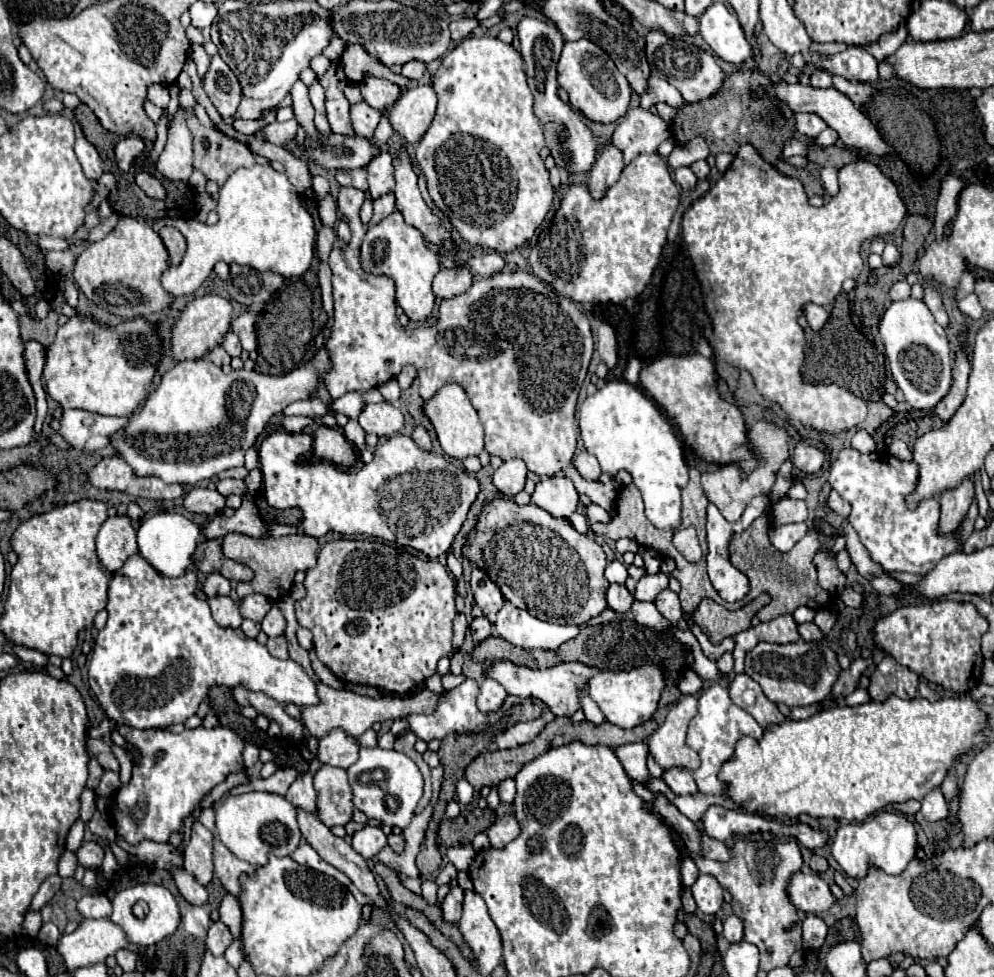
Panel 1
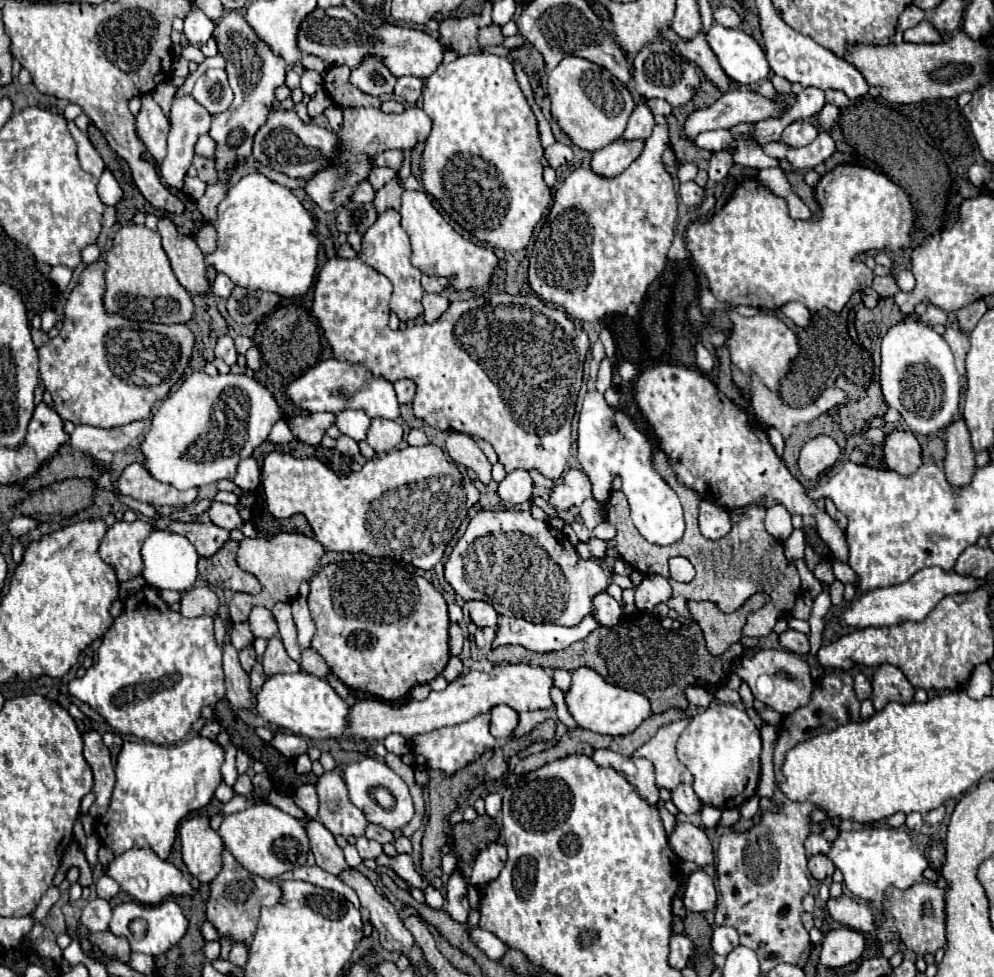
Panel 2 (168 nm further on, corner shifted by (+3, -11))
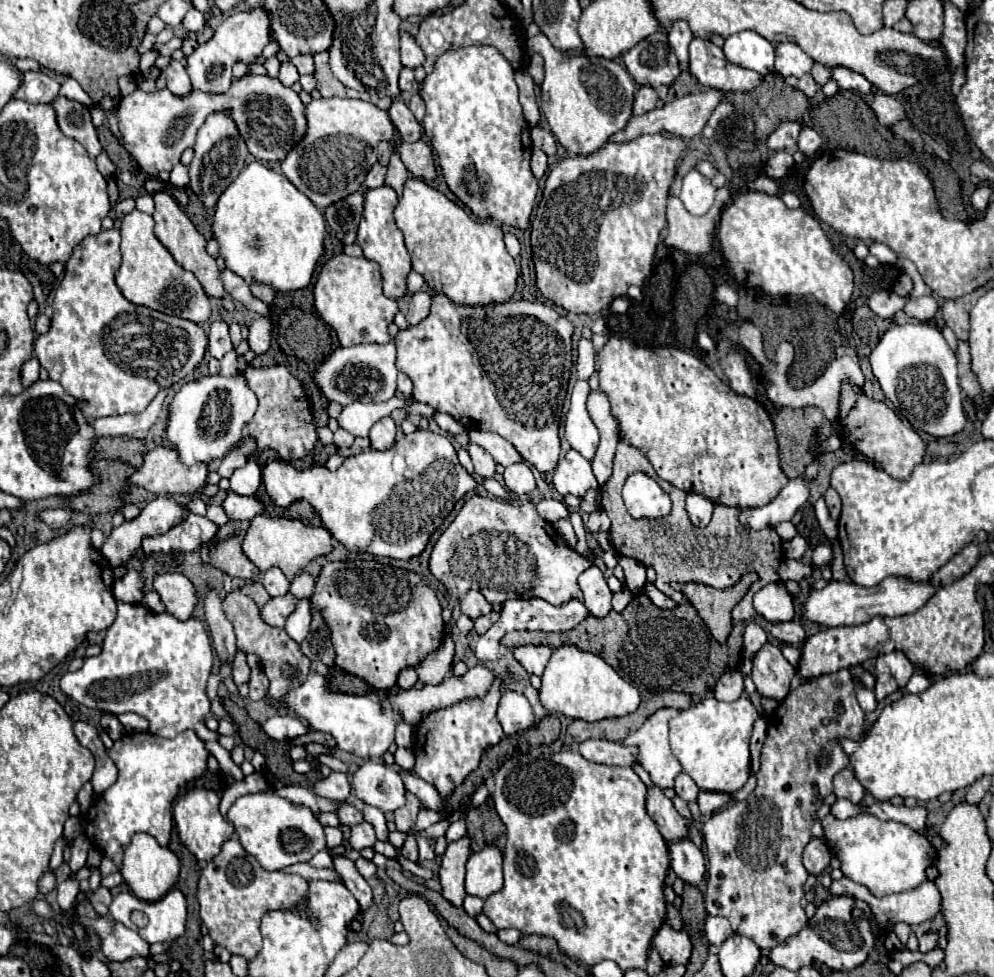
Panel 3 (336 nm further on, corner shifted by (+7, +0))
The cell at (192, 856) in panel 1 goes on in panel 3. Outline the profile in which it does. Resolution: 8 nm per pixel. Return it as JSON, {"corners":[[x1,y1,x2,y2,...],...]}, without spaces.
{"corners":[[193,787,179,795,173,805,173,817,179,829,179,837,199,861,211,861,221,851,223,843,233,835,233,825,219,813,219,803,221,797,213,789]]}

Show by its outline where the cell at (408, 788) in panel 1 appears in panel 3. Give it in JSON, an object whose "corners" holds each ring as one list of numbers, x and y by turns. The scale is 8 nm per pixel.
{"corners":[[367,761,359,767,353,775,353,789,361,801,381,809,383,813,405,805,403,781,399,773,385,763]]}

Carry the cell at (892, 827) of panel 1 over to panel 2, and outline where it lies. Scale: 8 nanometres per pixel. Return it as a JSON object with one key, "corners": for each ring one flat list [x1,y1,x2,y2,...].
{"corners":[[861,828,839,832,827,858,835,864,835,868,843,872,845,888,853,896,871,900,875,904,883,902,883,892,887,886,905,890,915,882,921,882,923,870,929,866,913,838,901,828]]}

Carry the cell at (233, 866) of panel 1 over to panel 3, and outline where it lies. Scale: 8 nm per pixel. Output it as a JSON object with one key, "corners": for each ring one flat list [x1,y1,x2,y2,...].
{"corners":[[233,835,223,845,221,853,217,857,213,857,207,863,207,867,201,871,199,891,197,891,199,905,201,905,201,921,205,923,205,927,209,929,209,937,217,945,225,947,233,955,241,955,247,961,251,961,251,959,255,959,255,955,261,949,261,931,259,931,259,925,261,925,263,913,267,913,271,909,301,909,301,915,311,917,309,909,307,909,307,889,309,889,309,883,303,877,299,877,299,875,289,875,289,873,283,873,283,871,265,871,255,861,255,857,251,857,243,849,243,845,239,843,239,839]]}

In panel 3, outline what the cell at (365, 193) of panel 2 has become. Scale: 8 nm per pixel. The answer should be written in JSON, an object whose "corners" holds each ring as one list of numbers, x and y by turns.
{"corners":[[375,163,373,169,367,173,367,179,363,183,363,191,365,189,371,189,371,187,381,187,385,183,385,173,387,173,387,169,383,165]]}

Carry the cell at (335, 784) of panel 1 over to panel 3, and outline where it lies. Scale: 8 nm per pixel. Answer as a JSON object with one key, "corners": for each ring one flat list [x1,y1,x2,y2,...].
{"corners":[[341,803,341,807,339,807,339,819,341,819,341,823,343,825,347,825,347,827,353,827,353,825,357,825,357,823,363,823,365,819,363,819,363,813,359,811,359,809,355,809,355,807,351,807,351,805,347,805,347,803]]}

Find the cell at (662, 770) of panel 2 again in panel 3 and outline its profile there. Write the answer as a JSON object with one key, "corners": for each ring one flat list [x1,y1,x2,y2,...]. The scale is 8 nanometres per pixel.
{"corners":[[657,709,651,717,647,717,641,729,631,733,623,741,623,745,639,749,637,753,639,765,649,773,651,781,661,789,673,787,673,779,683,771,681,763,673,757,667,739,669,719,677,715,679,715,677,709]]}

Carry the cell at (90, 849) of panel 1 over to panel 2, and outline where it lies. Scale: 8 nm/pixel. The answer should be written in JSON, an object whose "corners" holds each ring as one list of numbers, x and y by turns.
{"corners":[[133,848,133,850,123,852,121,856,115,856,107,864,107,868,103,868,103,874,111,876,121,886,121,890,137,898,141,904,157,904,165,900,167,896,193,896,195,894,195,888,191,886,191,882,173,864,161,860,155,852,147,848,141,848,141,850]]}

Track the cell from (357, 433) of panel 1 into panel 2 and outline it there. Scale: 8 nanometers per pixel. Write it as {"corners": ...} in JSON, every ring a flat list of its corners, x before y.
{"corners":[[341,434,341,436,337,438,337,450,339,450,343,456,351,456,351,458,359,454,359,446,357,446,357,442,355,442,353,438,345,436,345,434]]}

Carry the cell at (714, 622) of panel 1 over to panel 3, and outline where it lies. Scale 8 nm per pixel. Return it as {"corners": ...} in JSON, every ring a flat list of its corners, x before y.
{"corners":[[751,571,731,585,731,589,715,589,703,583,675,583,673,587,695,605,711,635,719,643,725,643,731,633,731,609,743,599,753,581,757,581,757,573]]}

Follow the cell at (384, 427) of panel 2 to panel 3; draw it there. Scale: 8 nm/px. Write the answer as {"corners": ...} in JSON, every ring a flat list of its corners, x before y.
{"corners":[[391,417,379,419,379,421,371,427,371,433,369,433,371,447,377,449,377,451,387,451,387,449,391,449,391,445,395,443,395,433,397,433,397,427,395,427,395,423,393,423]]}

